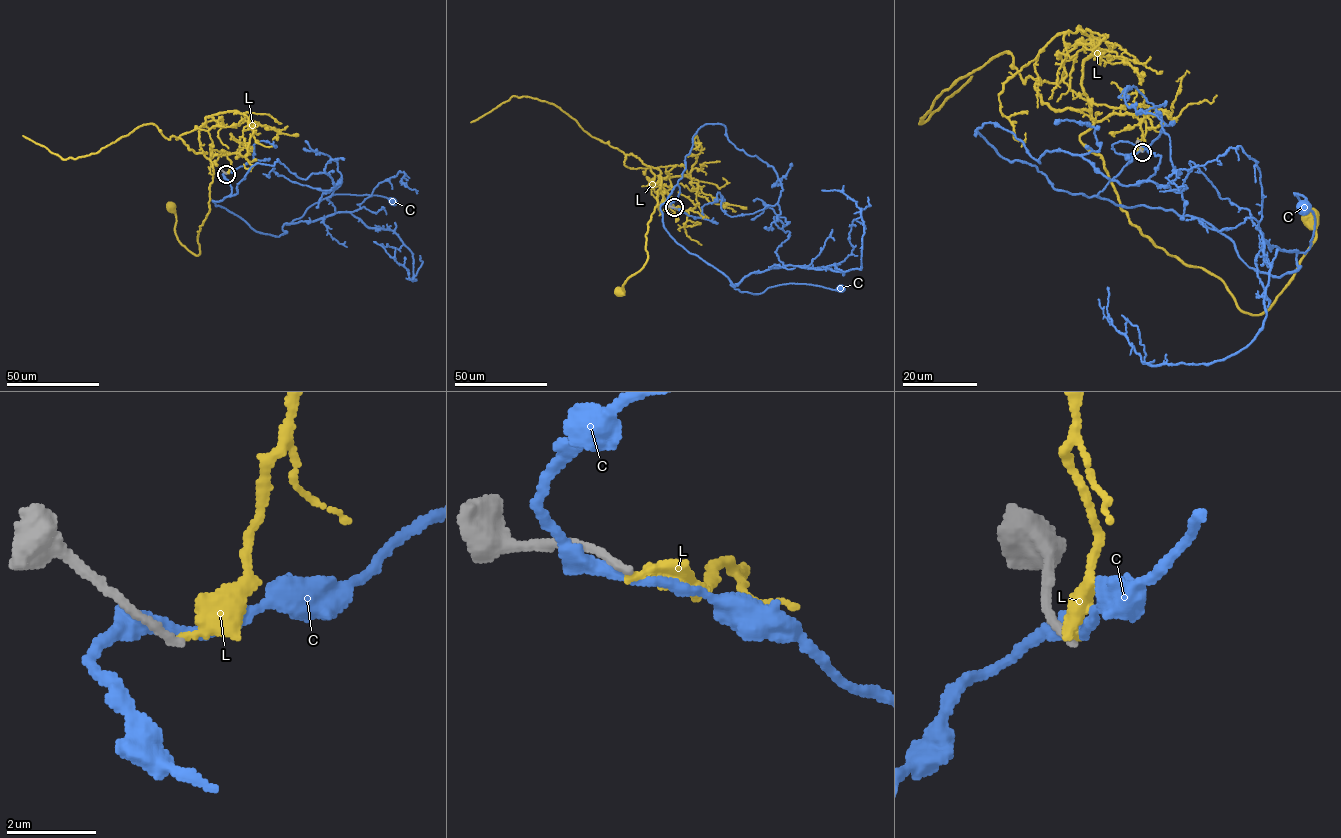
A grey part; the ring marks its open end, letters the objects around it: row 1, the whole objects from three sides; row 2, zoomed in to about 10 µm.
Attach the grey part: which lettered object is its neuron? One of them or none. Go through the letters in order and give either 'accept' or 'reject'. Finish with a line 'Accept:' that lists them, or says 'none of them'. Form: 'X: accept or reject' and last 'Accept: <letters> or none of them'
C: reject
L: reject
Accept: none of them

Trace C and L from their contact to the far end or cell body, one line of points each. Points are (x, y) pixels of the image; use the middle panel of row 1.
C: (673, 207), (680, 192), (676, 185), (660, 207), (664, 228), (740, 291), (761, 293), (783, 284), (840, 289)
L: (674, 207), (679, 207), (662, 193), (661, 176), (645, 235), (646, 263), (623, 285), (623, 294), (619, 291)

